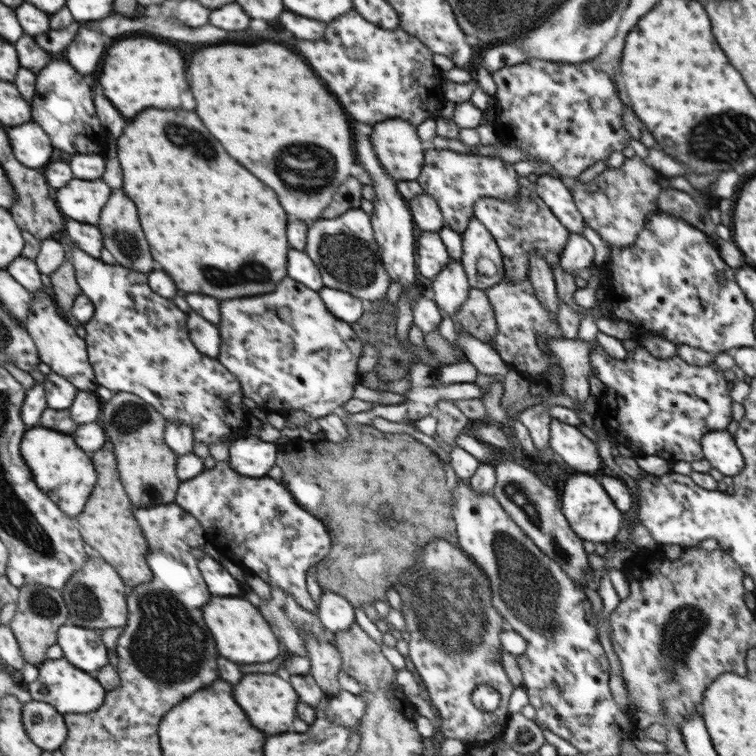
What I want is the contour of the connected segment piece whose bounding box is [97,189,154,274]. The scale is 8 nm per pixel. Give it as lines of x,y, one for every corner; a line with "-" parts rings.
112,190
109,202
101,211
97,227
103,233
103,246
112,253
116,259
116,264
144,274
152,270
154,262
150,258
150,248
148,248
148,242
146,242
144,232
140,228
140,222
138,222
136,206
130,198
126,198
126,194
122,190

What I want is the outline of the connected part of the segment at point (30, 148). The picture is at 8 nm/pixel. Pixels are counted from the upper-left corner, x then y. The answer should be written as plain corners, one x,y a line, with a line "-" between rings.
33,120
10,128
10,138
14,138
13,150
26,166
37,169
50,162
52,146
43,128

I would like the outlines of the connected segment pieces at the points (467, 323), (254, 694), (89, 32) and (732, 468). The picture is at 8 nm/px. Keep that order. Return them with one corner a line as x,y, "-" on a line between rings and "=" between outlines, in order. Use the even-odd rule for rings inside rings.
470,288
466,302
458,308
454,315
462,329
482,342
492,344
496,337
496,318
486,292
=
274,673
246,674
234,686
234,700
248,714
252,726
256,726
258,730
268,732
268,734
280,734
280,732
288,732
292,728
294,718
297,716
296,704
298,704
299,697
290,682
282,680
=
80,25
76,37
66,47
66,61
81,74
90,77
106,50
106,38
94,27
=
727,430
708,432
701,438
702,452
712,467
734,477
744,469
744,458
734,437

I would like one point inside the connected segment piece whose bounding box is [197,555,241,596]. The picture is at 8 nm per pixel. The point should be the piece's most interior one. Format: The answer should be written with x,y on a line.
220,583

